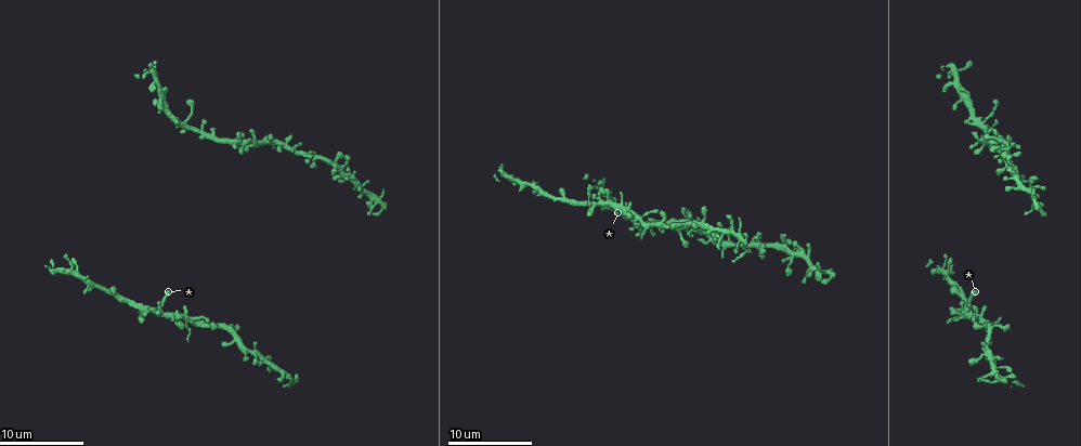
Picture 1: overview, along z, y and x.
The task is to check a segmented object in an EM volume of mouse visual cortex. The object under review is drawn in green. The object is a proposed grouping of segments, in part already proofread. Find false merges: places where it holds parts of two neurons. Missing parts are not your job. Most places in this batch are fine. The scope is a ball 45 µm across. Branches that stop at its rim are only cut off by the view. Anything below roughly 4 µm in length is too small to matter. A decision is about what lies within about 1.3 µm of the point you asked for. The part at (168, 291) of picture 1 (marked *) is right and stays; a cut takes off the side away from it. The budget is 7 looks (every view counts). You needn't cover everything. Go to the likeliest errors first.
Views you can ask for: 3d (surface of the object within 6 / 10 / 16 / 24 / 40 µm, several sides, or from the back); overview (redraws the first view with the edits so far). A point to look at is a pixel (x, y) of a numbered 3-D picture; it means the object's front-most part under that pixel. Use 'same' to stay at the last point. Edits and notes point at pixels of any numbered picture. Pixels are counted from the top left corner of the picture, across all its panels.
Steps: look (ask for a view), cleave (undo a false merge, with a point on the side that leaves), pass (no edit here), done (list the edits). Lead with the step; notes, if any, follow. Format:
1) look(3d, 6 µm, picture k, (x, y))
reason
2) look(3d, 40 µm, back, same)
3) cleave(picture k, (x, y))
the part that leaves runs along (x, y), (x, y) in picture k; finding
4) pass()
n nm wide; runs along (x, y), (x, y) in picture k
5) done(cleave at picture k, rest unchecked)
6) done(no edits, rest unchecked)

look(3d, 16 µm, picture 1, (184, 123))
looks like a crossing

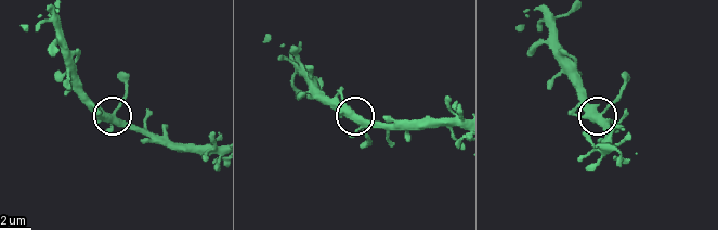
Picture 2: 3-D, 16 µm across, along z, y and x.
pass()
continuous, no second neuron

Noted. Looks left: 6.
look(3d, 16 µm, picture 1, (239, 142))
looks like a crossing

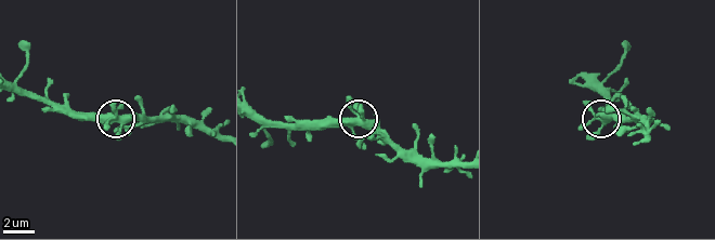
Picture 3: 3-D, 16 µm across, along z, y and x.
look(3d, 6 µm, picture 3, (360, 123))
zoom in

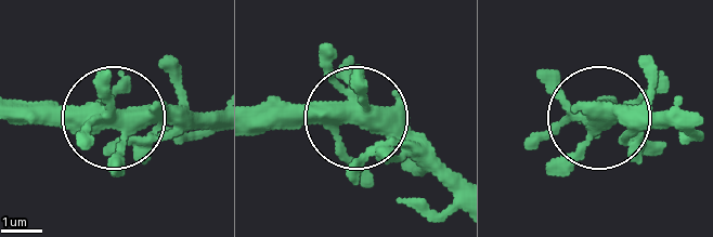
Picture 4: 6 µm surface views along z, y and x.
pass()
430 nm wide; continuous, no second neuron

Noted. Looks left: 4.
look(3d, 6 µm, picture 1, (610, 202))
four or more arms meet

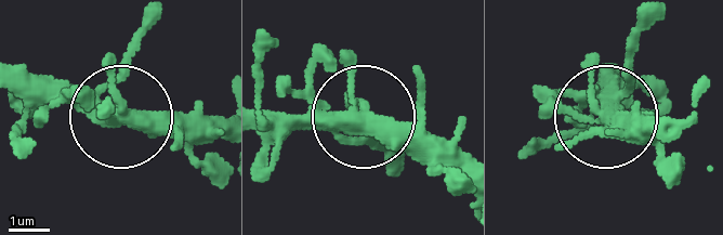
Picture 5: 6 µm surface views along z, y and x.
look(3d, 6 µm, back, picture 5, (355, 114))
other side

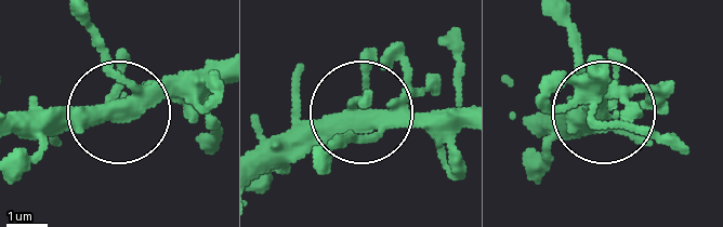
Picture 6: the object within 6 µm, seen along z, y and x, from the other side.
pass()
5 arms; runs along (316, 164), (368, 112), (461, 112) in picture 6; all the same neuron

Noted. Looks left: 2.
look(3d, 6 µm, picture 1, (555, 199))
three-way junction

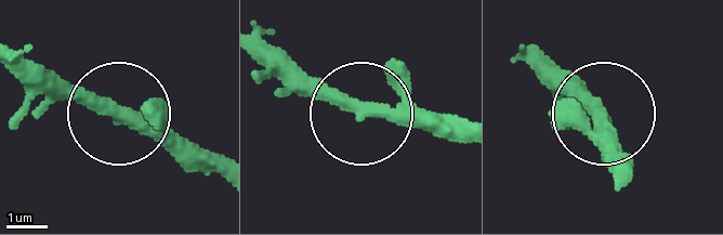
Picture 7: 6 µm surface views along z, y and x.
look(3d, 6 µm, back, picture 7, (129, 124))

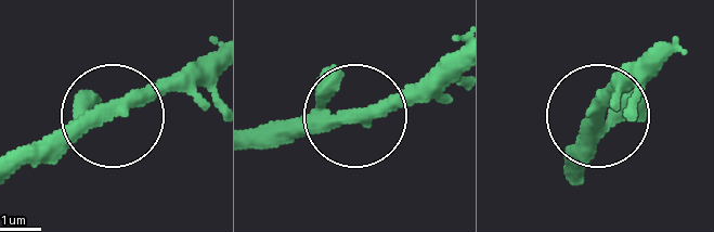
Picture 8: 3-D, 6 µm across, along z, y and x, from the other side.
pass()
3 arms; runs along (254, 141), (388, 113), (426, 86) in picture 8; all the same neuron

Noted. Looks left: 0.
done(no edits, rest unchecked)

